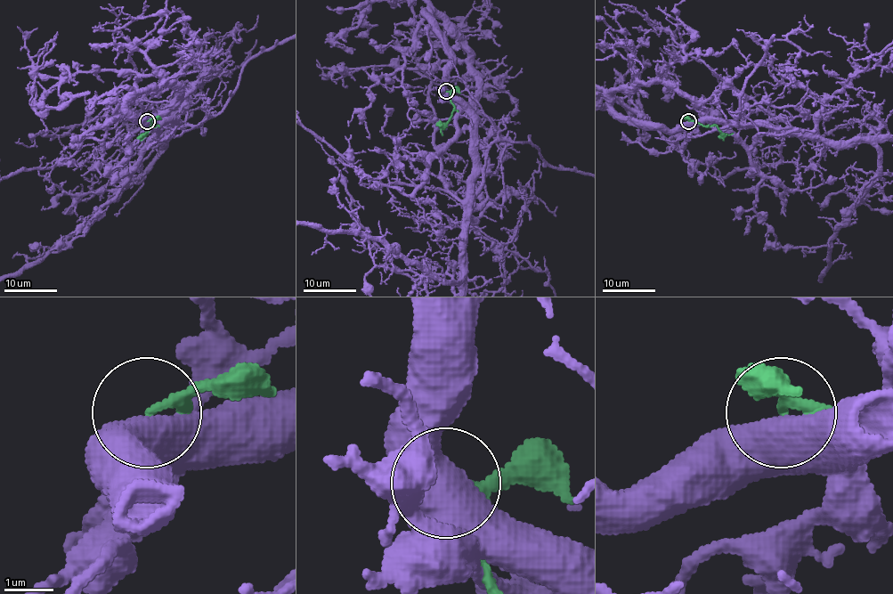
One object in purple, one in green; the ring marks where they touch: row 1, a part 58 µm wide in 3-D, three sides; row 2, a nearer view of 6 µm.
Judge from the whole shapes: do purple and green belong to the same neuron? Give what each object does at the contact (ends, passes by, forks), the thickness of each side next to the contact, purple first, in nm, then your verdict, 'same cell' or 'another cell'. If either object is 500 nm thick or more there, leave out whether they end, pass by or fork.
calibres 750 and 140 nm; another cell

